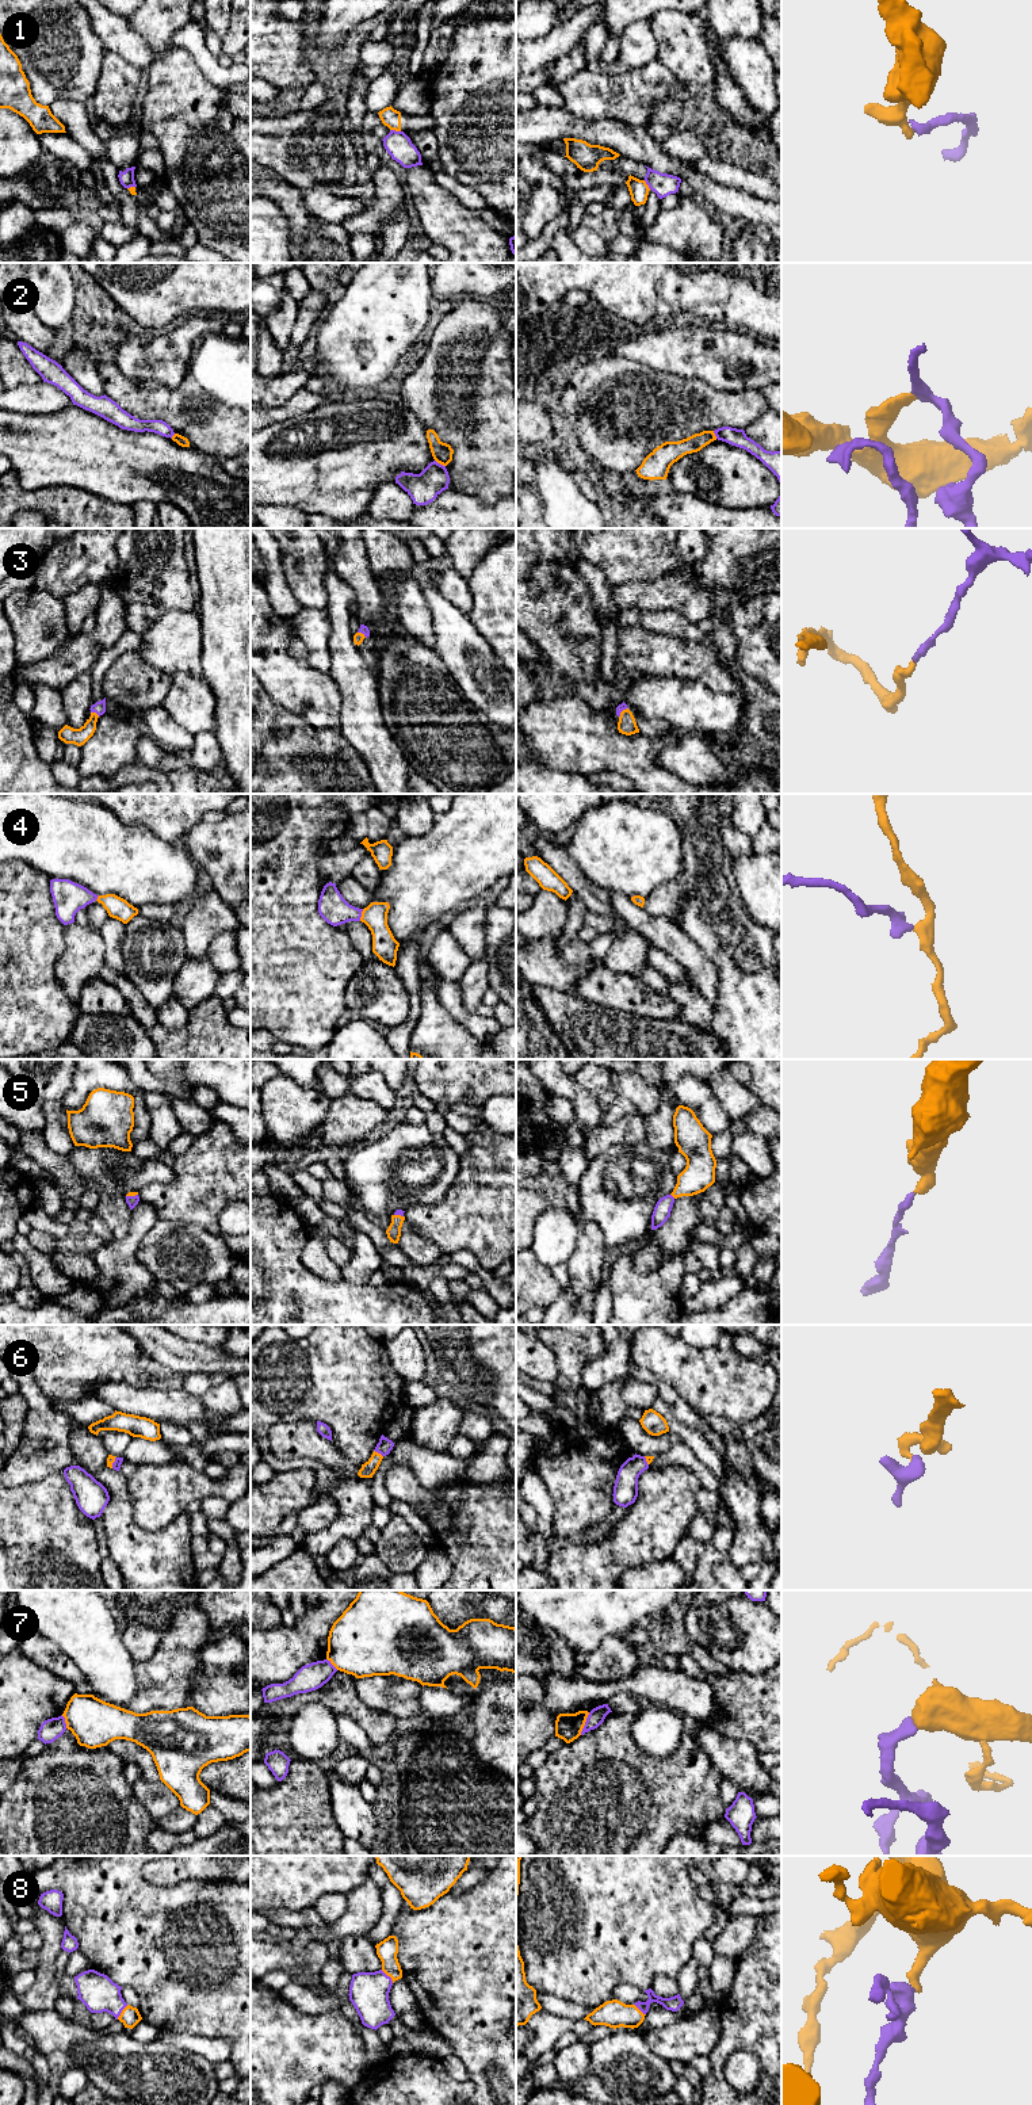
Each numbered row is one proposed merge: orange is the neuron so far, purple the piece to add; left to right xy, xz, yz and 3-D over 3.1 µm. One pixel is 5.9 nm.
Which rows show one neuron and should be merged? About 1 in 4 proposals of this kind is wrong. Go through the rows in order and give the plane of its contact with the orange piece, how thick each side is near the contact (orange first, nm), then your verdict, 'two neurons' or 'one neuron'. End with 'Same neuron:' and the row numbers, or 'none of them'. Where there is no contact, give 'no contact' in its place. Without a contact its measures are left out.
1: contact in xz; calibres 110 and 160 nm; two neurons
2: contact in xz; calibres 120 and 180 nm; two neurons
3: contact in xy; calibres 100 and 80 nm; one neuron
4: contact in xz; calibres 150 and 170 nm; one neuron
5: contact in yz; calibres 190 and 100 nm; one neuron
6: contact in xz; calibres 90 and 90 nm; one neuron
7: contact in yz; calibres 160 and 100 nm; two neurons
8: contact in xy; calibres 120 and 220 nm; one neuron
Same neuron: 3, 4, 5, 6, 8

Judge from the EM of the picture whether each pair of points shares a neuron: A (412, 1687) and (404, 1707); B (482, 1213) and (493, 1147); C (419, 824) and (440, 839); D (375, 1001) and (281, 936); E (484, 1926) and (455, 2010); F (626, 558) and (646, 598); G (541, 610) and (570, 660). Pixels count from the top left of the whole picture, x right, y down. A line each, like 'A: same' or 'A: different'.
A: different
B: same
C: different
D: different
E: same
F: different
G: same

